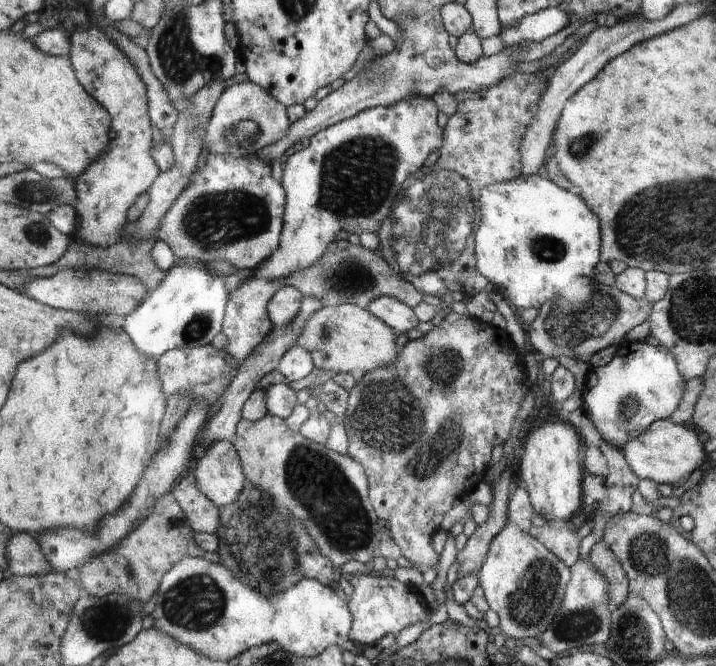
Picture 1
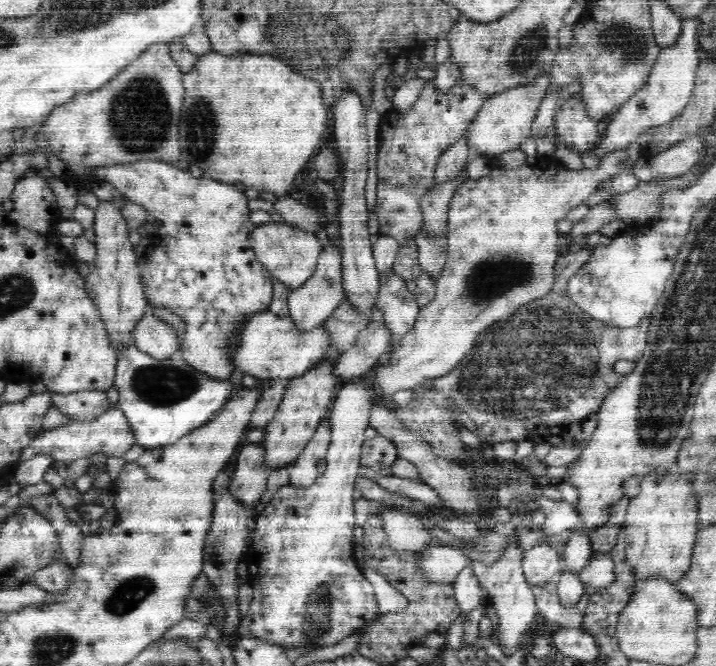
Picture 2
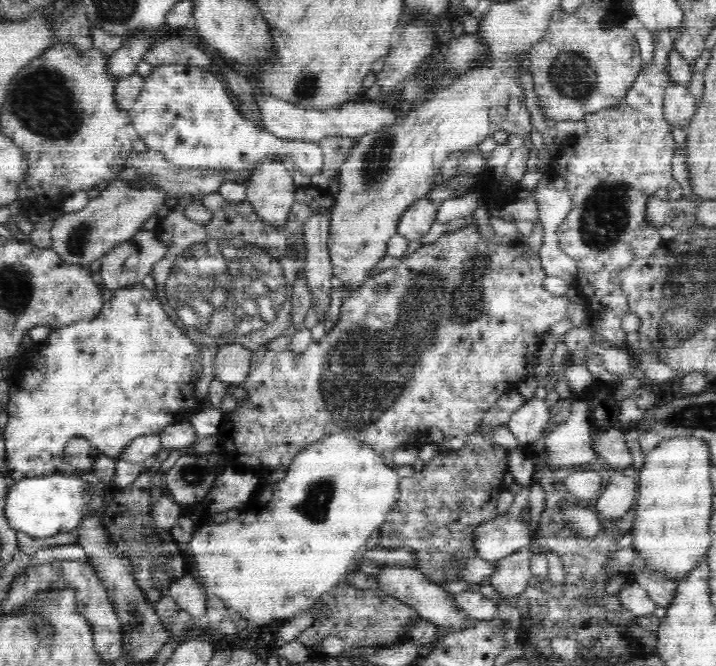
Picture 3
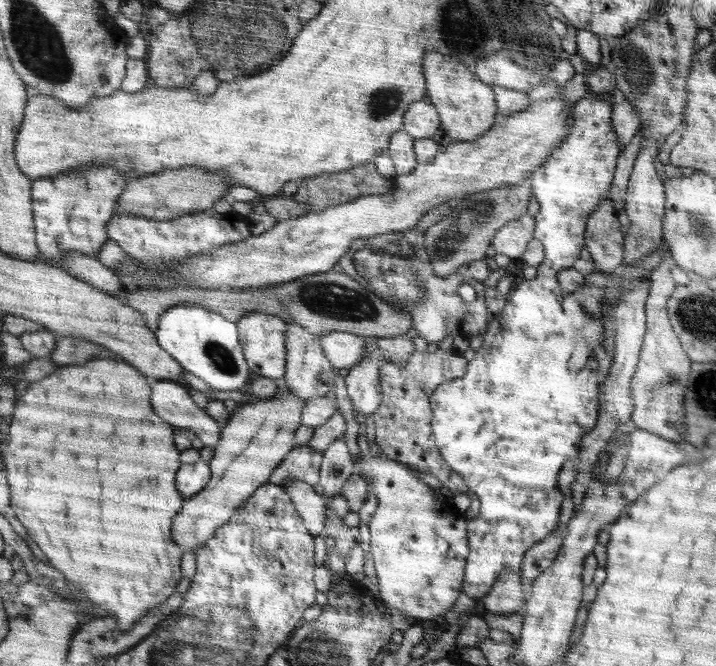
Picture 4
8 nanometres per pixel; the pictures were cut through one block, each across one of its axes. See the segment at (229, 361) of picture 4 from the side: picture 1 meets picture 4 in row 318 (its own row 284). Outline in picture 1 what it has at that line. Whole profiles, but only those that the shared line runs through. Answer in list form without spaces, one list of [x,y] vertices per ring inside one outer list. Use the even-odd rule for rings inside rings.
[[[178,261],[169,271],[160,284],[151,290],[146,300],[144,300],[134,313],[124,317],[123,329],[132,338],[140,350],[144,350],[146,356],[157,359],[164,353],[172,349],[191,349],[210,345],[216,334],[222,332],[223,321],[226,314],[228,302],[230,302],[230,292],[222,275],[212,272],[210,261]]]

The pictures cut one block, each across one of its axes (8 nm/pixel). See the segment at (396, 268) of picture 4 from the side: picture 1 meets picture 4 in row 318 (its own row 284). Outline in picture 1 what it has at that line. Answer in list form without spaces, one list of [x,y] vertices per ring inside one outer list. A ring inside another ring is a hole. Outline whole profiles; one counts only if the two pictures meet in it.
[[[521,71],[515,72],[504,81],[500,82],[499,85],[493,86],[490,89],[482,89],[476,92],[470,91],[460,91],[455,94],[457,100],[457,112],[452,116],[445,118],[444,120],[444,130],[445,130],[445,142],[439,150],[439,160],[434,166],[425,168],[420,174],[414,175],[414,180],[408,185],[408,190],[404,191],[396,201],[395,209],[392,211],[392,218],[389,219],[387,223],[384,223],[385,229],[381,231],[380,238],[382,240],[381,244],[381,254],[384,259],[390,263],[391,267],[399,272],[416,290],[421,294],[430,294],[430,296],[439,296],[443,299],[448,299],[450,294],[453,292],[462,292],[465,298],[470,299],[478,292],[485,290],[485,286],[490,284],[487,278],[484,278],[483,274],[479,271],[479,261],[475,255],[476,248],[476,229],[480,226],[480,193],[486,188],[486,186],[501,183],[504,180],[510,180],[518,178],[518,170],[516,168],[523,168],[521,163],[520,148],[522,144],[523,137],[526,134],[531,122],[536,117],[539,112],[538,108],[538,98],[540,98],[540,92],[544,90],[544,82],[540,80],[534,73],[523,73]]]

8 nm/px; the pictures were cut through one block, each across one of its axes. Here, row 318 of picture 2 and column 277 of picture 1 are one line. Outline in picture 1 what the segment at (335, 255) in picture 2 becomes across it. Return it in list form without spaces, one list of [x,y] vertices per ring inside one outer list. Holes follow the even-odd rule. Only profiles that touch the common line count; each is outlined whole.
[[[286,285],[278,290],[268,306],[274,328],[287,325],[298,317],[303,297],[299,288],[295,286]]]

